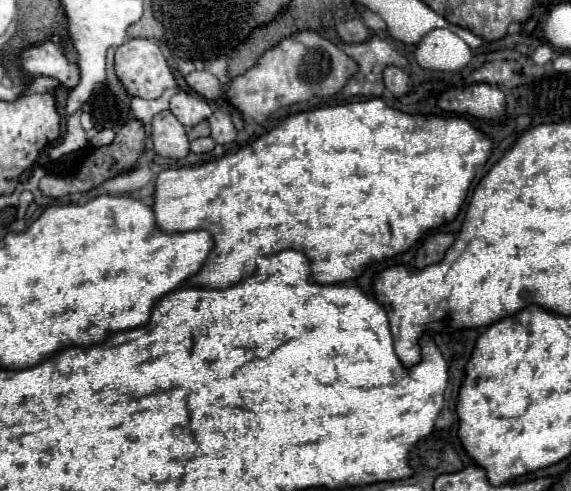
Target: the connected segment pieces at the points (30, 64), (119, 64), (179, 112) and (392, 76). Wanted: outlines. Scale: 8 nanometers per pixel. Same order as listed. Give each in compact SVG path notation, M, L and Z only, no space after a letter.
M50 40L24 46L24 50L20 52L20 66L28 74L44 74L58 78L70 90L76 88L76 84L80 82L78 64L70 62L64 56L62 48L58 48Z
M142 38L128 40L120 48L116 48L116 74L126 86L128 94L140 96L140 98L158 98L166 88L178 86L158 44L152 40L142 40Z
M176 92L170 100L170 112L184 124L184 126L196 126L198 122L212 116L210 104L196 94L188 92Z
M388 66L384 70L384 84L396 98L410 92L410 76L396 66Z

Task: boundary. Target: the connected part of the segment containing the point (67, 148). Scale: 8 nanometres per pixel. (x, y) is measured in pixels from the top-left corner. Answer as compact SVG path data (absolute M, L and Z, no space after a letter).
M72 114L68 116L68 124L66 124L66 136L60 144L56 144L52 150L56 154L68 154L68 152L76 152L86 144L86 132L80 126L80 114Z

